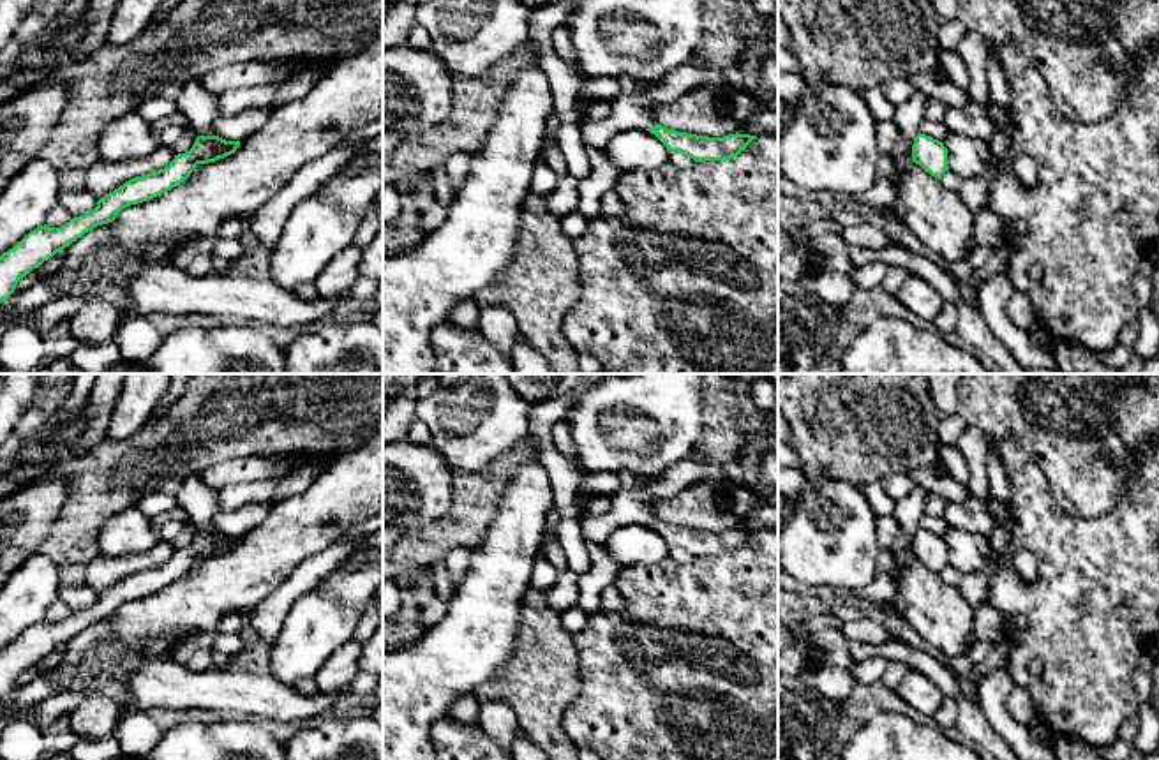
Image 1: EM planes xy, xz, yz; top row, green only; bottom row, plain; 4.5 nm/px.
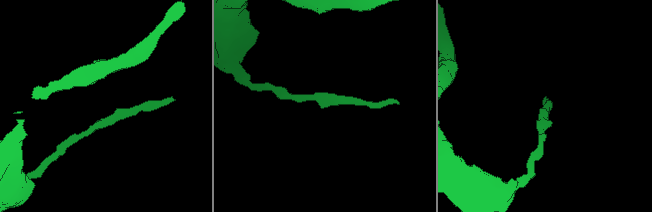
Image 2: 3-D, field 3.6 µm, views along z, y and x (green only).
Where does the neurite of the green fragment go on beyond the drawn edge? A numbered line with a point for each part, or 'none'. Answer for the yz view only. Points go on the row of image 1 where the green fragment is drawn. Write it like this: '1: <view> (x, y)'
none

